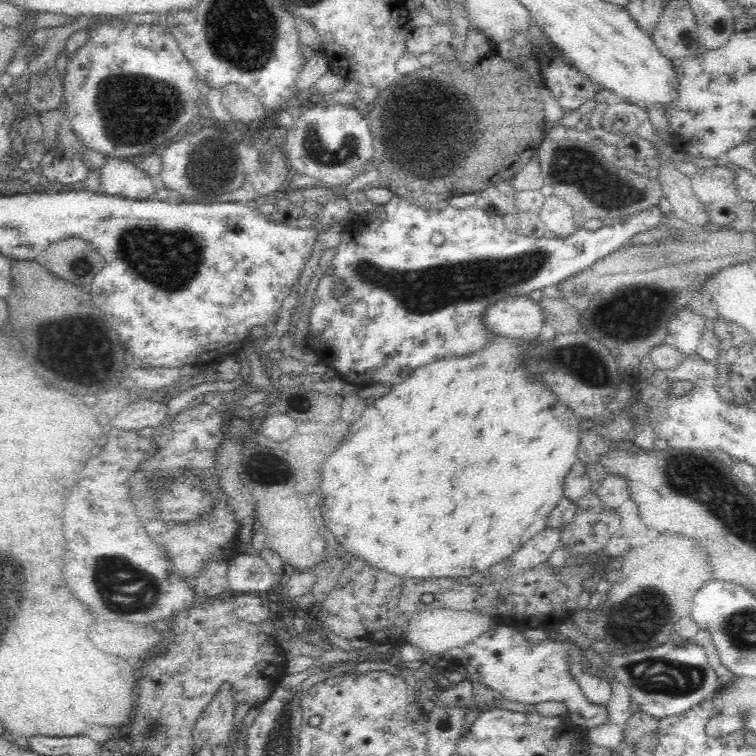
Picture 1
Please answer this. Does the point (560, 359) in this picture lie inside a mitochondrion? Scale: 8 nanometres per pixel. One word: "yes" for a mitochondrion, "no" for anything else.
yes

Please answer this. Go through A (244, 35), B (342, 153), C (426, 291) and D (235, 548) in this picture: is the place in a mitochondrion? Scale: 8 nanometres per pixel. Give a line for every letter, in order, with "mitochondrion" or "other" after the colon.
A: mitochondrion
B: mitochondrion
C: mitochondrion
D: other

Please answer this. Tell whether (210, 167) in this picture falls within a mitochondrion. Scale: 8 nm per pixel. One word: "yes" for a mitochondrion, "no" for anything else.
yes

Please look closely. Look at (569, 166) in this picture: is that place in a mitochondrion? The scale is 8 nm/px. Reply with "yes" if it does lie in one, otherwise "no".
yes

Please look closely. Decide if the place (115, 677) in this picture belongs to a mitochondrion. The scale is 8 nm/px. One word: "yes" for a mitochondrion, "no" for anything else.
no

